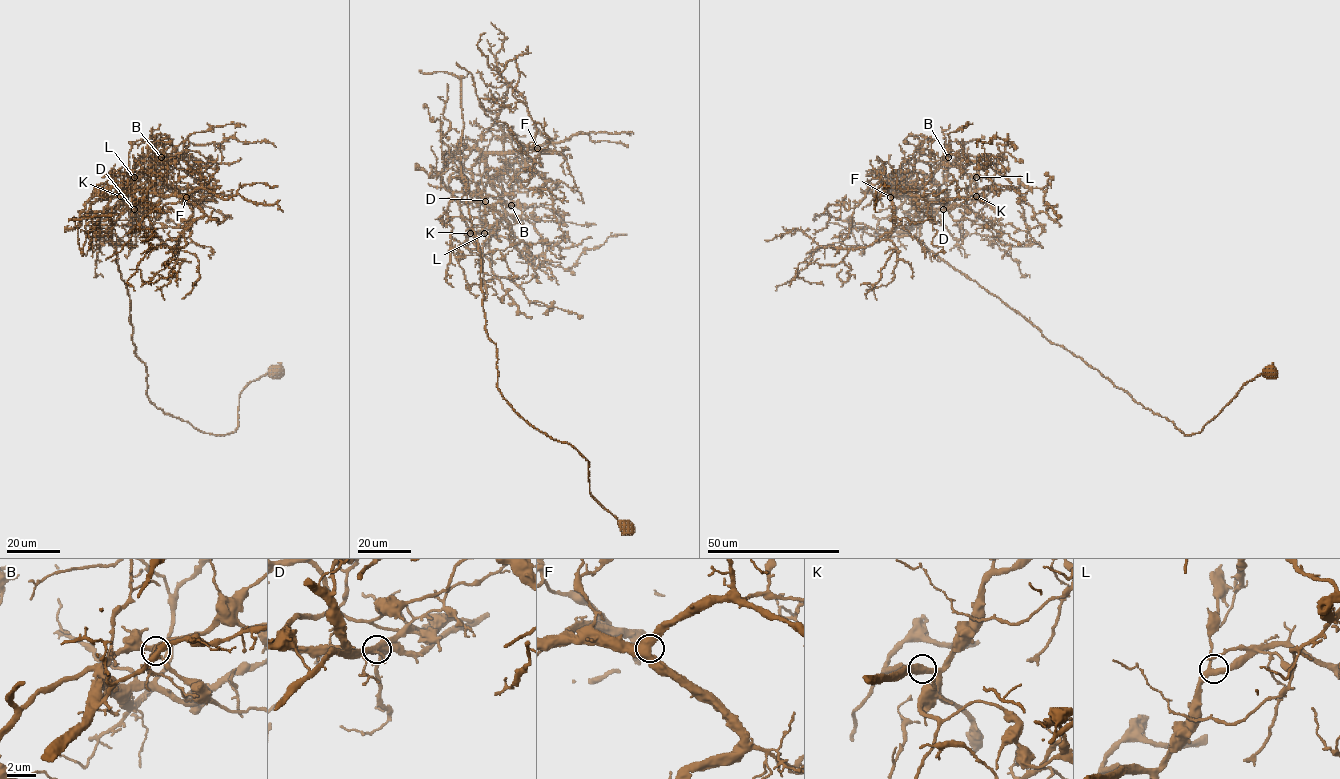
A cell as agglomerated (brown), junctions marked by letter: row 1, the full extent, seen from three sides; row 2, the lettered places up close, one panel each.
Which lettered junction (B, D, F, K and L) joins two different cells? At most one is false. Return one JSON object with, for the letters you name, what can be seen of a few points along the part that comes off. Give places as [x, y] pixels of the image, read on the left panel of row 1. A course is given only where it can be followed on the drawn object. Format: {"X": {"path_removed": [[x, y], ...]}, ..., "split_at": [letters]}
{"D": {"path_removed": [[134, 210], [113, 224], [111, 236], [150, 401], [202, 432], [232, 433], [240, 392], [250, 382], [283, 370]]}, "split_at": ["D"]}

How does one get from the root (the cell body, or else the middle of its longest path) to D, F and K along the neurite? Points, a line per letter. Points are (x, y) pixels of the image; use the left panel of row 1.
D: (274, 372), (242, 390), (238, 426), (225, 435), (205, 433), (151, 402), (111, 236), (112, 224), (134, 210)
F: (274, 372), (242, 390), (238, 426), (225, 435), (167, 415), (147, 395), (112, 224), (131, 190), (186, 197)
K: (274, 372), (242, 390), (238, 426), (225, 435), (151, 402), (111, 236), (125, 198), (110, 198), (120, 196)

